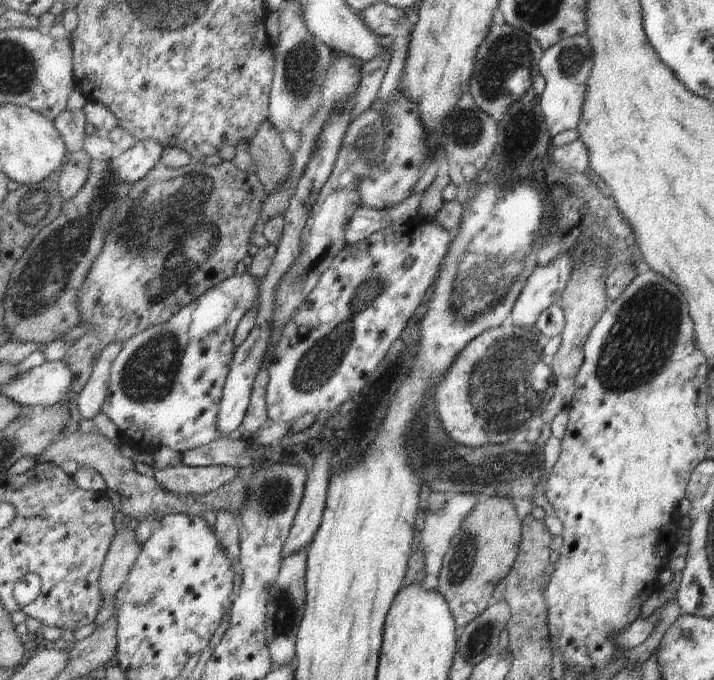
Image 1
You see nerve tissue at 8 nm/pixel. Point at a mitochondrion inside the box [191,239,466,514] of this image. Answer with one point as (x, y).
(308, 374)

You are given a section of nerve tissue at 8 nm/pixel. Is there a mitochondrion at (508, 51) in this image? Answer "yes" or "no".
yes

